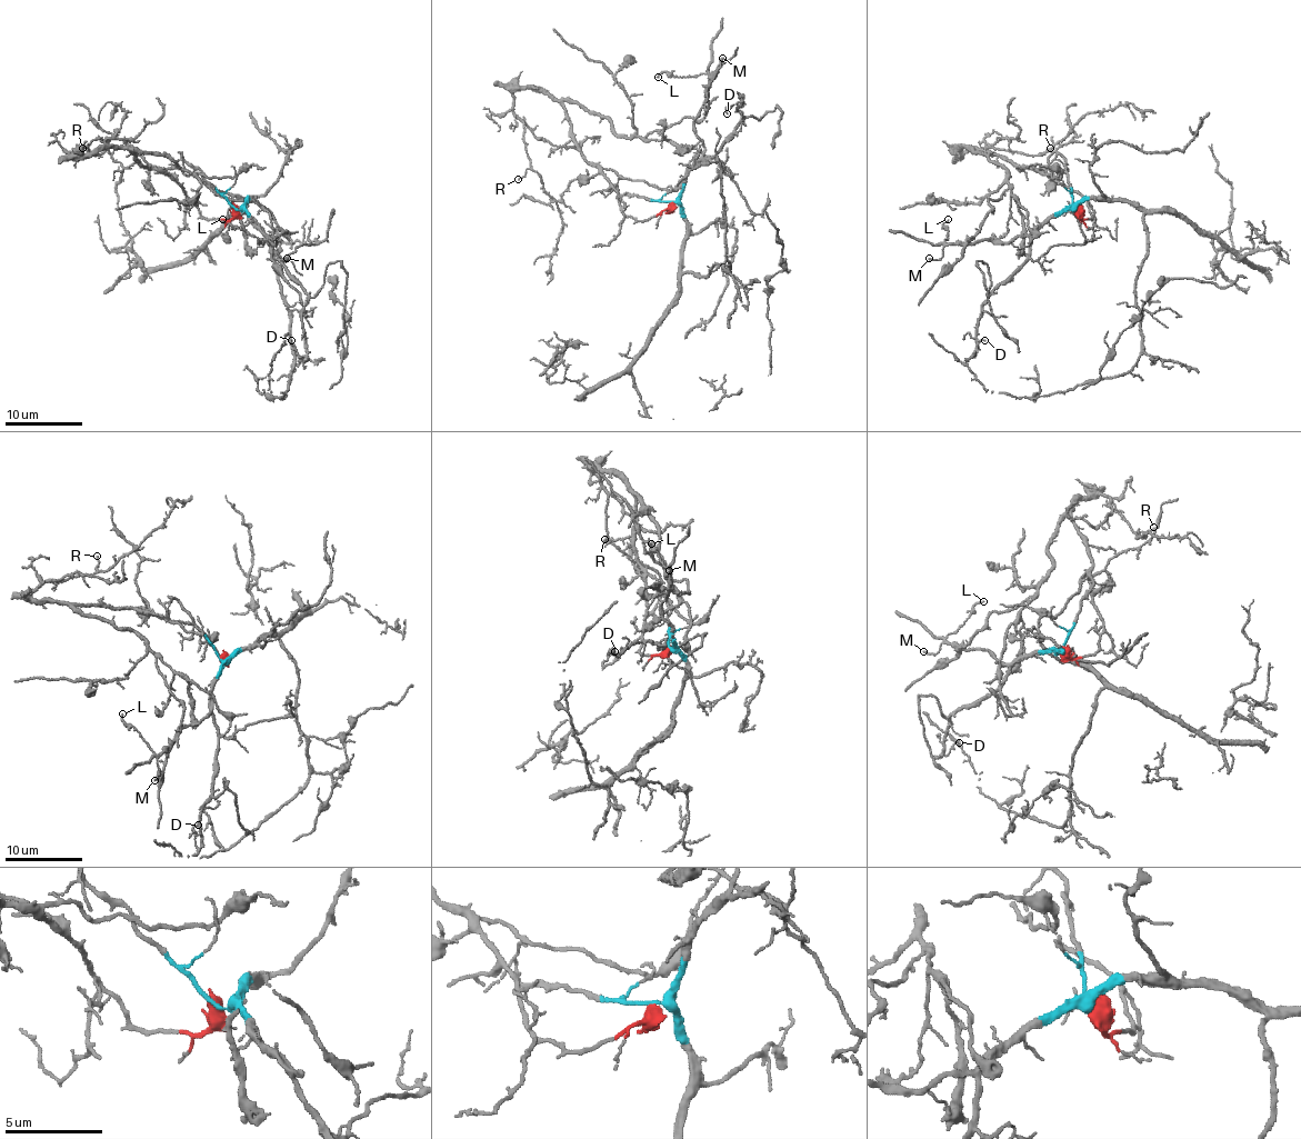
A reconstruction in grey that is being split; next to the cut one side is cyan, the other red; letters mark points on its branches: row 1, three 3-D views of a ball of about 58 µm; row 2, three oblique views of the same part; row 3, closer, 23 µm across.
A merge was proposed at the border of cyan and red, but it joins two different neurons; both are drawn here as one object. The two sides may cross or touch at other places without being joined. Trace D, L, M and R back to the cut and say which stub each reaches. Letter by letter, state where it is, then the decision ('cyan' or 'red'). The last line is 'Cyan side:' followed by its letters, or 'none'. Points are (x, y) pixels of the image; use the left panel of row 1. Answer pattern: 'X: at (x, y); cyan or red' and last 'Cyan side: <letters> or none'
D: at (291, 340); cyan
L: at (222, 219); cyan
M: at (287, 258); cyan
R: at (82, 148); red
Cyan side: D, L, M

